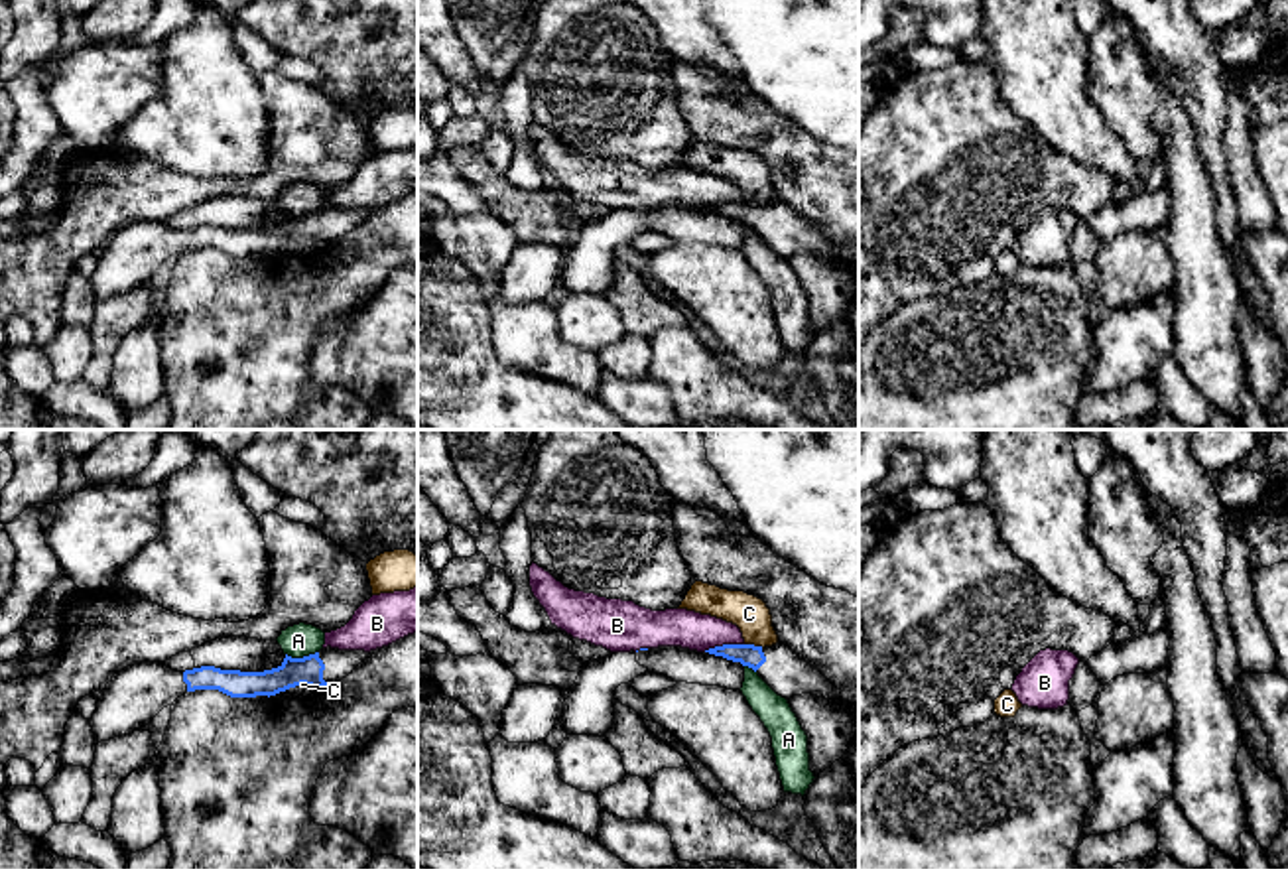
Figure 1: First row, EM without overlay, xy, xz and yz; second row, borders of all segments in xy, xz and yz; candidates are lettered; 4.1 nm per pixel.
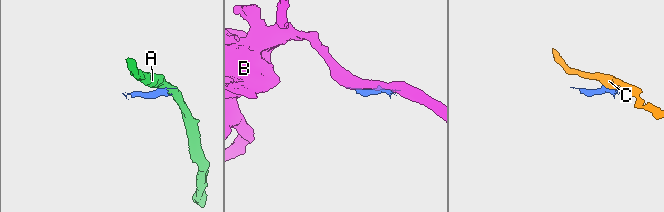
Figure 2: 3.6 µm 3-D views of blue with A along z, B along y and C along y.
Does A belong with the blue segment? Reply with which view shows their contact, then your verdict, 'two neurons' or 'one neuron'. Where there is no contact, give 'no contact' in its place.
meets blue in xy; two neurons

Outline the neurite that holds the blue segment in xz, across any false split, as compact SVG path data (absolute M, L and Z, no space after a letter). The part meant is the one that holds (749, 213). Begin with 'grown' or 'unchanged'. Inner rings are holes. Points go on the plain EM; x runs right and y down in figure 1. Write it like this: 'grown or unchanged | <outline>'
grown | M780 199L764 207L754 203L723 203L705 211L752 227L778 254L786 258L802 252L825 258L837 256L837 246L823 234L823 231L802 219Z

